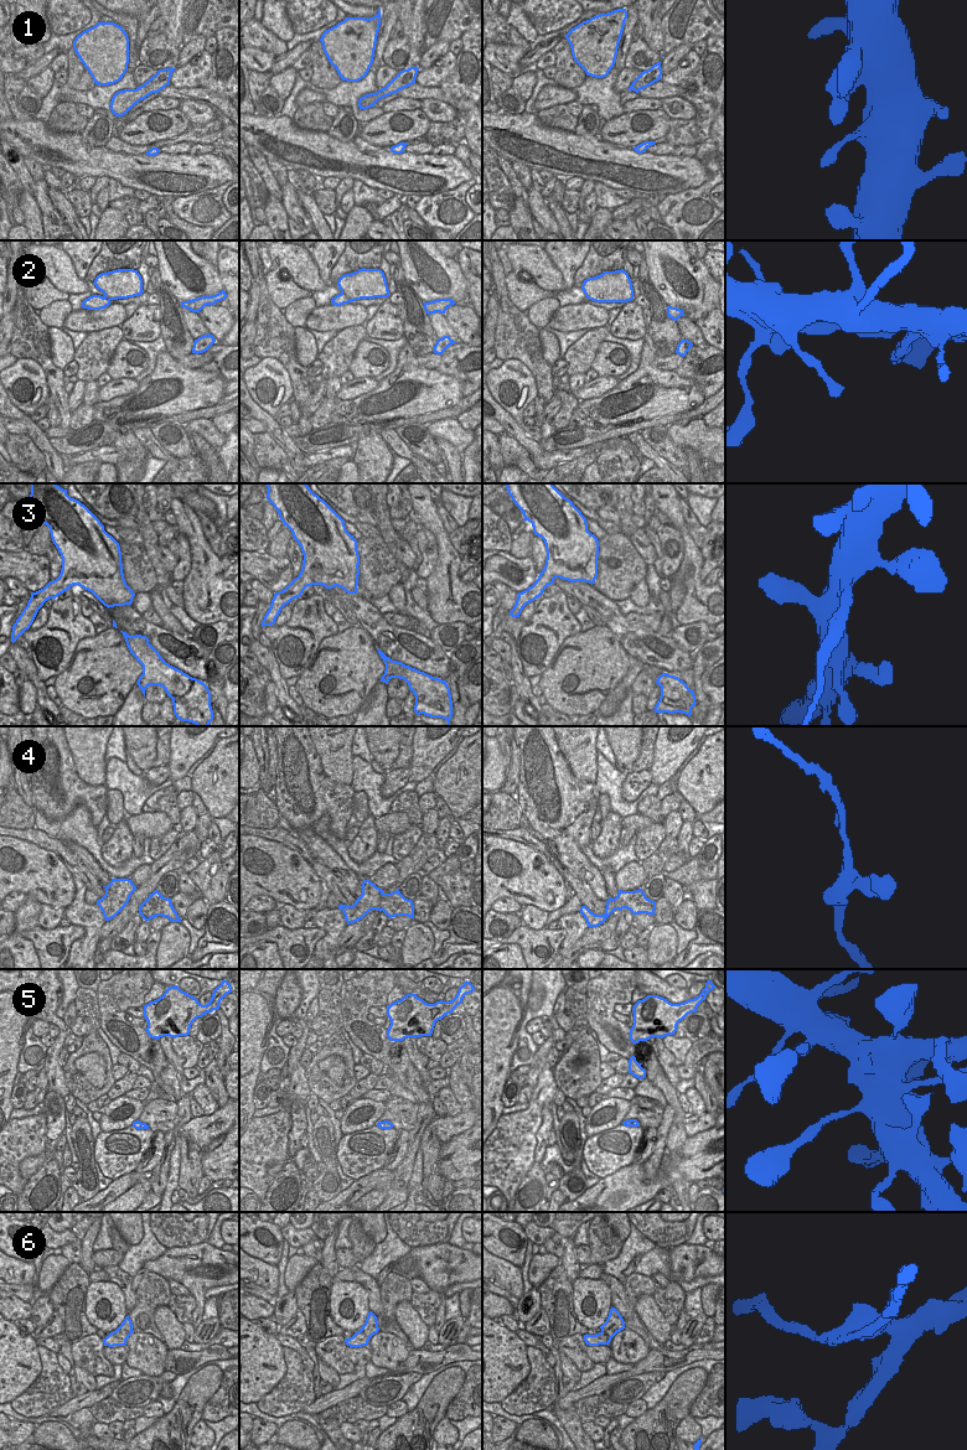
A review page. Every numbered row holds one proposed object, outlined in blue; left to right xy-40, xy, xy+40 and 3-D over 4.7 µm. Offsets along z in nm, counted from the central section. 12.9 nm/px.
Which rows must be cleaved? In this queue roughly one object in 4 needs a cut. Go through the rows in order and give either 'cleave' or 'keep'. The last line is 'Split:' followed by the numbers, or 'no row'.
1: keep
2: keep
3: cleave
4: keep
5: keep
6: cleave
Split: 3, 6

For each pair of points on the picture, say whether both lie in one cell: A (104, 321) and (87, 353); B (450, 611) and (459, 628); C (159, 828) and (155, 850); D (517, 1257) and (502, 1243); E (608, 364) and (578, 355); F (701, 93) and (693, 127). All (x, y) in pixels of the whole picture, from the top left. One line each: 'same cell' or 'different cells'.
A: different cells
B: different cells
C: different cells
D: same cell
E: different cells
F: same cell

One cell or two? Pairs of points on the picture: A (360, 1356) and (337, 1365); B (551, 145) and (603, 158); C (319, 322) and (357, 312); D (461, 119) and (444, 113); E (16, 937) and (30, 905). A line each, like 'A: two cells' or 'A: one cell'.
A: two cells
B: one cell
C: one cell
D: two cells
E: one cell

